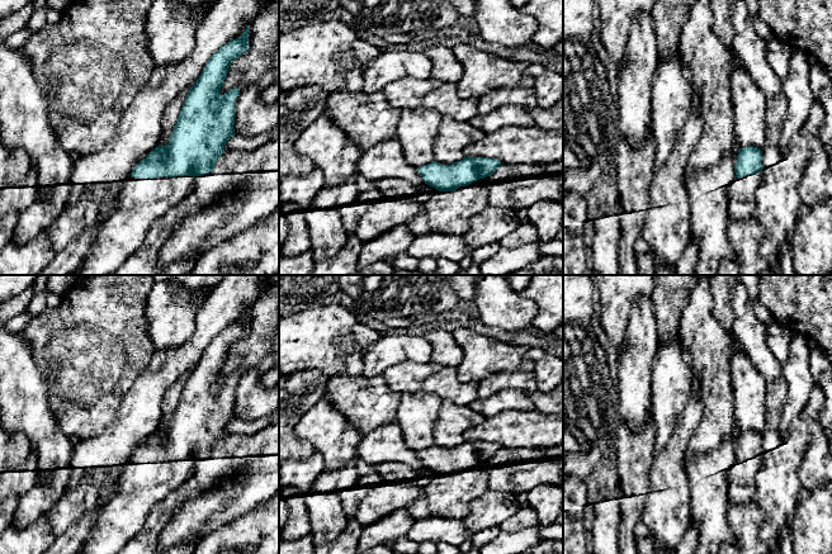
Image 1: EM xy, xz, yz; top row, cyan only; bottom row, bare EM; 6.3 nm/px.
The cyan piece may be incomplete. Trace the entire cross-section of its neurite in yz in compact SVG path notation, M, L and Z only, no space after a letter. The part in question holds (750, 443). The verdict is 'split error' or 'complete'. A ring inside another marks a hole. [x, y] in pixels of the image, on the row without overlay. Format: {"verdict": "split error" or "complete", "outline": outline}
{"verdict": "split error", "outline": "M747 430L738 434L736 463L728 470L728 501L731 506L756 501L755 477L761 468L762 435Z"}

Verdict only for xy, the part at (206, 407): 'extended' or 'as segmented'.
extended

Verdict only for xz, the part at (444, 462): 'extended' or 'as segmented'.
as segmented

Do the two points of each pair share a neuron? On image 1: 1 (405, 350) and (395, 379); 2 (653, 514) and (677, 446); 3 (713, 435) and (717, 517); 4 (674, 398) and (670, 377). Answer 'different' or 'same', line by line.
1: different
2: same
3: different
4: same

